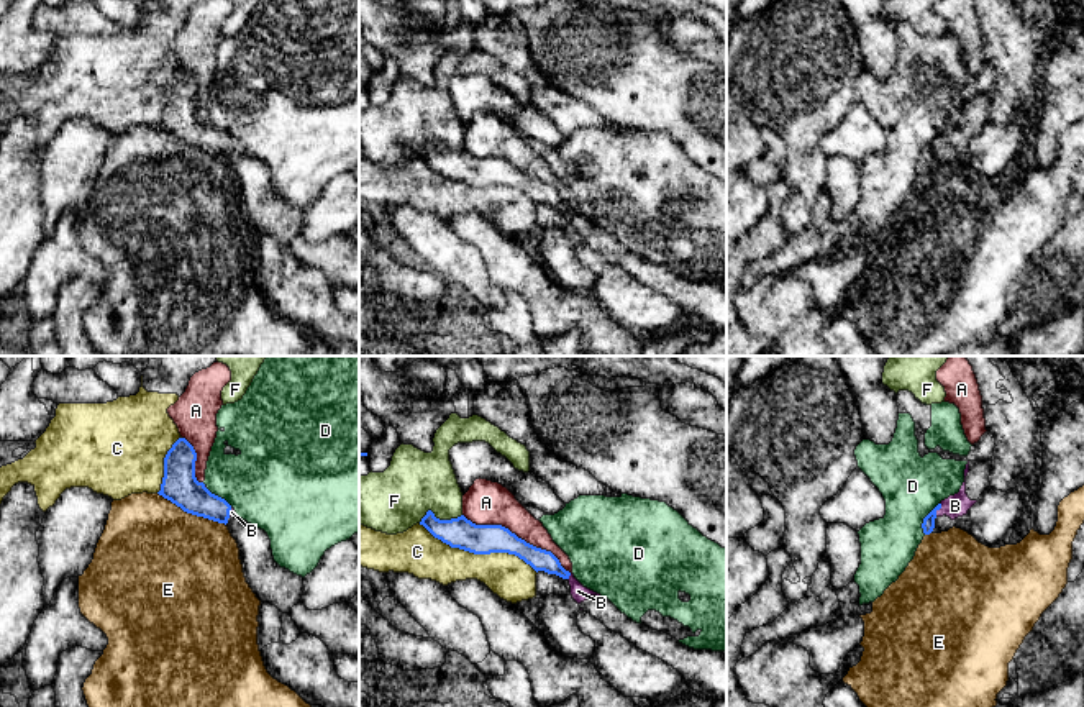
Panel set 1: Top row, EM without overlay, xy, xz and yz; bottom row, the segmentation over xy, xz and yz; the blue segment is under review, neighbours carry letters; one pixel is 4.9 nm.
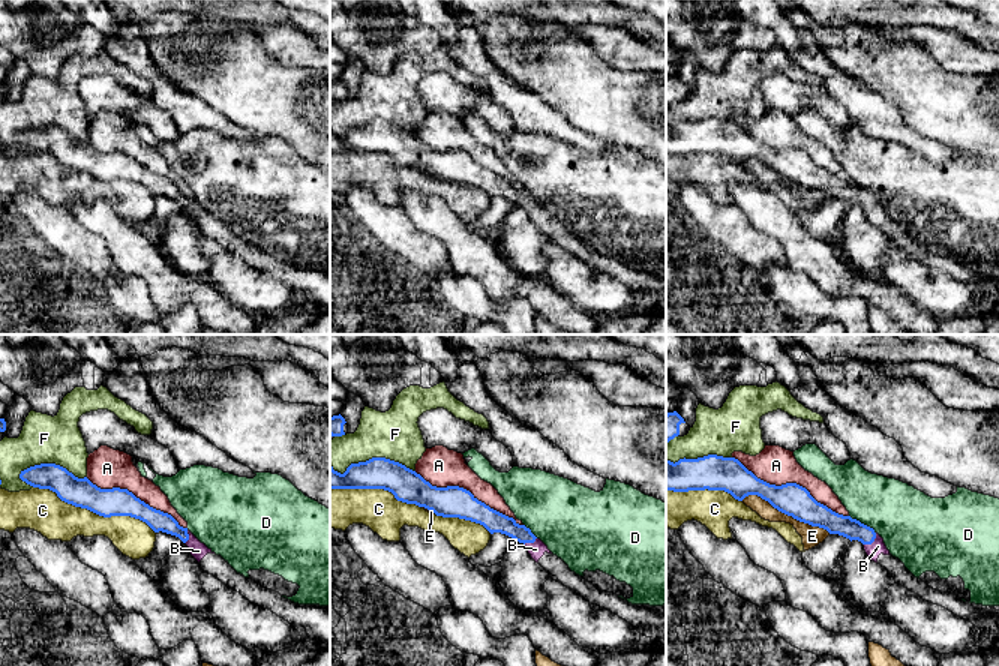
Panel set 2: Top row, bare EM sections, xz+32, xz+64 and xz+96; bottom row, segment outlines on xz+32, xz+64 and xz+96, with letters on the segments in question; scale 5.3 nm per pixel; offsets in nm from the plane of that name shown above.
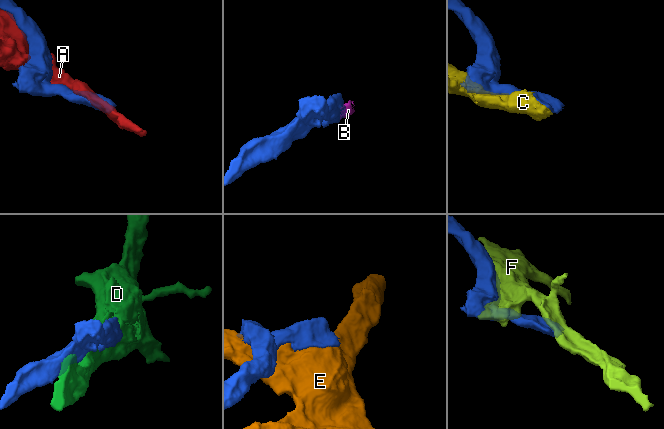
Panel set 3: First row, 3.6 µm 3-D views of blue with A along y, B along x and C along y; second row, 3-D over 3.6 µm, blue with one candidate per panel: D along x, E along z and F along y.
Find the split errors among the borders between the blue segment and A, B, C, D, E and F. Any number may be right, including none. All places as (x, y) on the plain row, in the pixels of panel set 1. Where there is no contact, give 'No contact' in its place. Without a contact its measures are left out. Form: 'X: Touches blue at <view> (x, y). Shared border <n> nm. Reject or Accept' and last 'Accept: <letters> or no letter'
A: Touches blue at xz (515, 168). Shared border 600 nm. Reject
B: Touches blue at yz (938, 141). Shared border 80 nm. Accept
C: Touches blue at xz (478, 186). Shared border 650 nm. Reject
D: Touches blue at yz (924, 151). Shared border 180 nm. Reject
E: Touches blue at xy (192, 146). Shared border 380 nm. Reject
F: Touches blue at xz (438, 151). Shared border 220 nm. Reject
Accept: B

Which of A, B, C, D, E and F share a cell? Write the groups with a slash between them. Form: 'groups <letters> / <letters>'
groups A / B / C / D / E / F

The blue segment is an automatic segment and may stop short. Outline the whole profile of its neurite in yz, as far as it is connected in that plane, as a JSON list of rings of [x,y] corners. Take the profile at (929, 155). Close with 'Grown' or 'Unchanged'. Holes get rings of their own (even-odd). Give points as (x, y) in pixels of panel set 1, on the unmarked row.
[[[968,94],[964,102],[964,115],[958,126],[941,133],[922,156],[923,166],[930,167],[935,161],[936,149],[950,149],[951,153],[963,149],[977,135],[981,126],[991,120],[989,108],[992,94]]]. Grown

